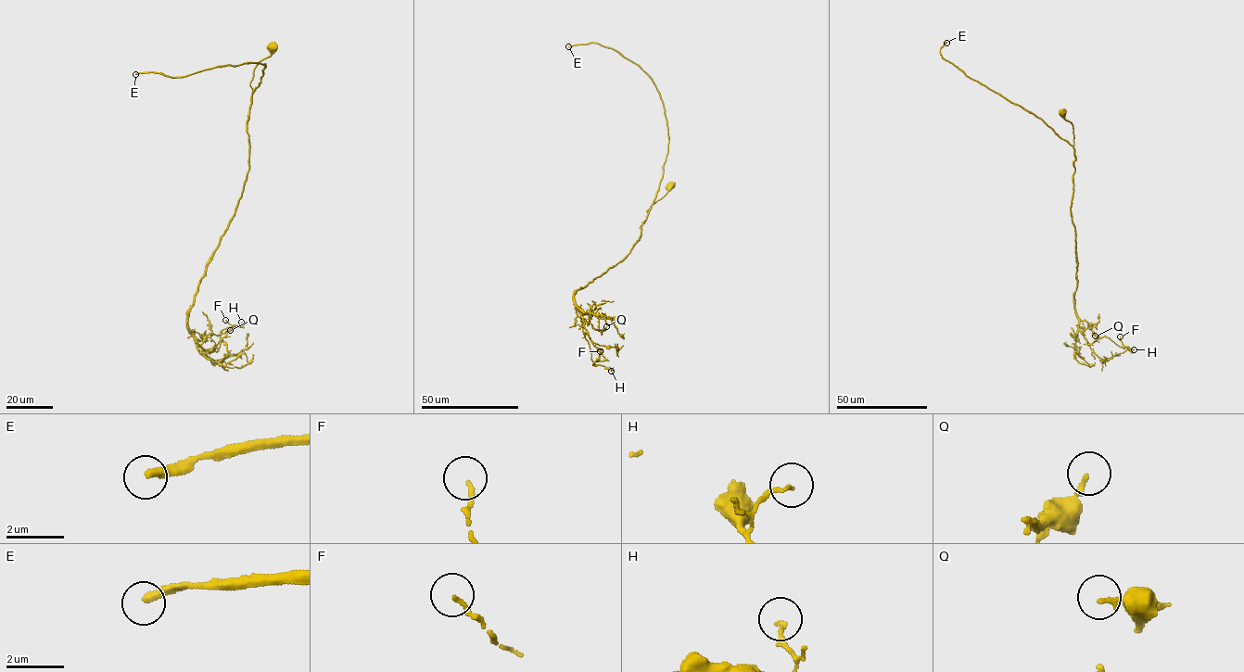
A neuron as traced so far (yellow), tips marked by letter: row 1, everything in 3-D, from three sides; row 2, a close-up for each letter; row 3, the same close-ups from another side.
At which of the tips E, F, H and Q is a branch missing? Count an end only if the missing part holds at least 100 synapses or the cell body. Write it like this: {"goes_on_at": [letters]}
{"goes_on_at": ["E"]}

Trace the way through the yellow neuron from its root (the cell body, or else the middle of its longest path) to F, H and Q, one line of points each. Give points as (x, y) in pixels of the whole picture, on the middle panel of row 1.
F: (670, 185), (647, 210), (640, 238), (627, 256), (574, 295), (576, 311), (593, 361), (604, 360), (600, 351)
H: (670, 185), (647, 210), (640, 238), (627, 256), (574, 295), (586, 332), (601, 348), (593, 364), (611, 371)
Q: (670, 185), (665, 195), (647, 210), (640, 238), (627, 256), (574, 295), (585, 323), (600, 330), (606, 326)

